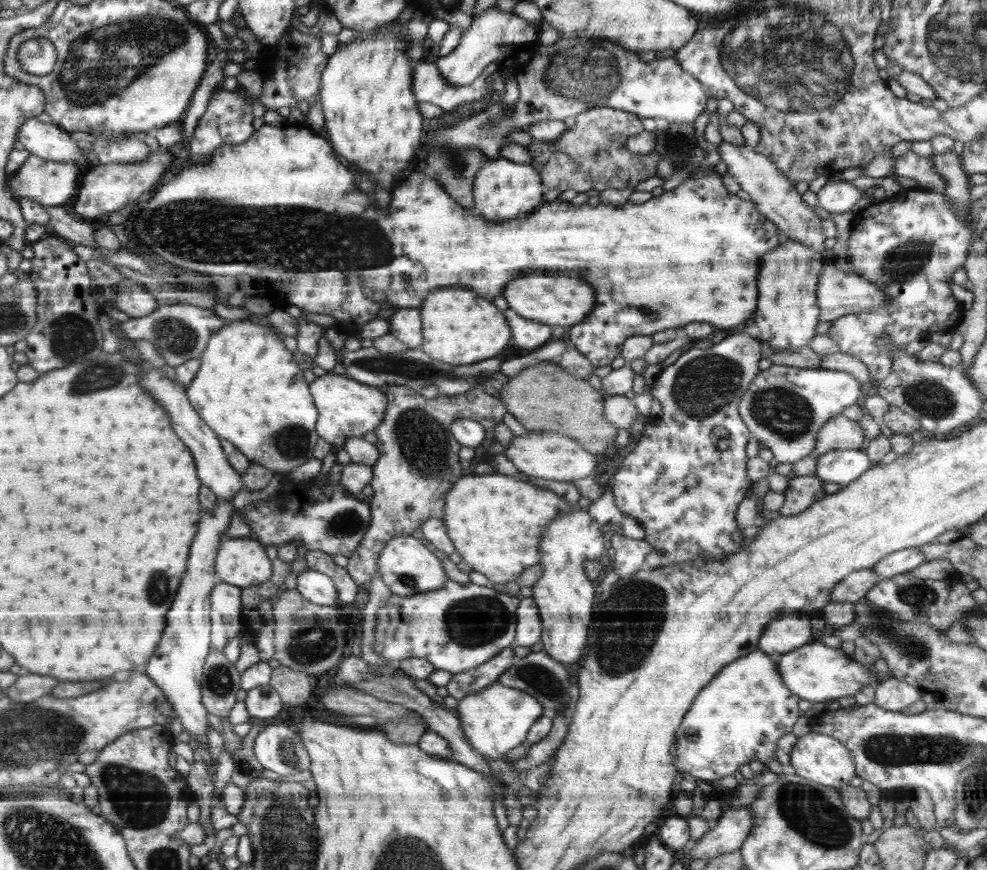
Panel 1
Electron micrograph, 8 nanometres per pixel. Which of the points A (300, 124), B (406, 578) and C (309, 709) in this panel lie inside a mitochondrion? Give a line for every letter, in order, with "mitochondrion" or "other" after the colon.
A: other
B: mitochondrion
C: other

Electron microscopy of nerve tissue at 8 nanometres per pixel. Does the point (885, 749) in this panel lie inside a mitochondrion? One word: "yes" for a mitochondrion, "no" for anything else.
yes

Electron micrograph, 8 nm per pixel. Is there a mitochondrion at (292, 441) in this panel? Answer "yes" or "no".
yes

